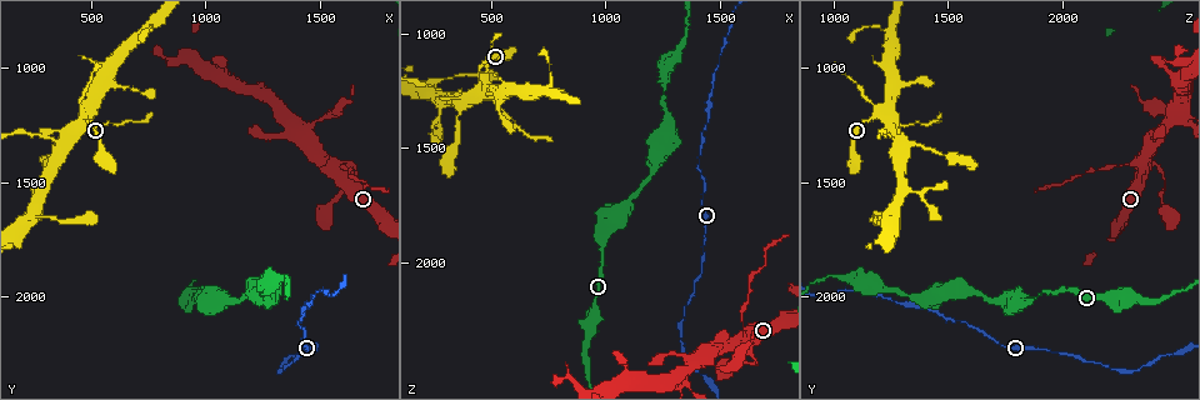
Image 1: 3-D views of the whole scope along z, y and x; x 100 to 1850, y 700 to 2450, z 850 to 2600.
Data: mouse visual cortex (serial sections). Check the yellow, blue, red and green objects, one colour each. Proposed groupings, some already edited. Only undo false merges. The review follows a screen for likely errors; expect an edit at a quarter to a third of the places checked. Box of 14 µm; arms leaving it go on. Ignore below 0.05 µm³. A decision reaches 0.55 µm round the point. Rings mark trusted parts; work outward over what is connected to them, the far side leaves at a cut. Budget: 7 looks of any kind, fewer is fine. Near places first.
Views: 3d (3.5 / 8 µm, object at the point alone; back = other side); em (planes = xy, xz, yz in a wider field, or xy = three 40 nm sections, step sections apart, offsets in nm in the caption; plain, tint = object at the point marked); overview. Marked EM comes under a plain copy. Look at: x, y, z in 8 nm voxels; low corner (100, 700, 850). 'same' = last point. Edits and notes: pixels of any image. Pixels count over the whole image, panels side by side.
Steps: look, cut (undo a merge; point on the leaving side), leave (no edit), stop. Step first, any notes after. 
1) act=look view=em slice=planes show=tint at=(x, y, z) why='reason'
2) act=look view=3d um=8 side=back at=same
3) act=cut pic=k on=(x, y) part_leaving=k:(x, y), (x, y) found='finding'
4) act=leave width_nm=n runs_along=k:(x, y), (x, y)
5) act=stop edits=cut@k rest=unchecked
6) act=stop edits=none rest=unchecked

act=look view=3d um=3.5 at=(1590, 1460, 2360) why='four arms meet'

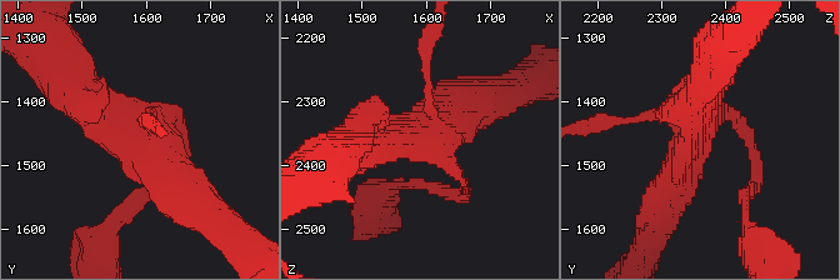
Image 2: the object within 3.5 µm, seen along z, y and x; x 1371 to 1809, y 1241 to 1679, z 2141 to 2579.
act=look view=em slice=xy step=5 show=tint at=(1595, 1460, 2355) arms=4 arm_widths_nm=150,200,350,450 why='shape alone is not enough'

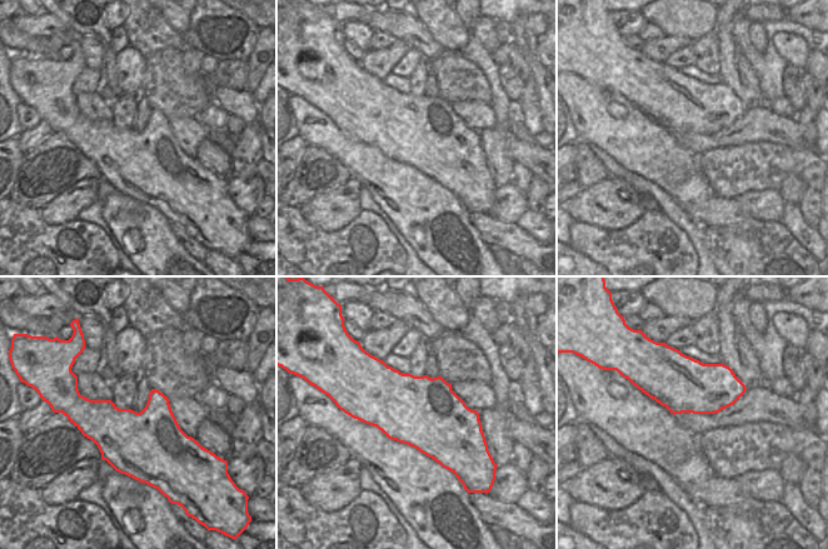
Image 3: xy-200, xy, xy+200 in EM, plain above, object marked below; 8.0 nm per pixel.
act=cut pic=2 on=(425, 66) part_leaving=2:(431, 113), (424, 64), (431, 33) found='two cells meet here'

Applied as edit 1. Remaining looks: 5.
act=look view=overview why='see it whole again'

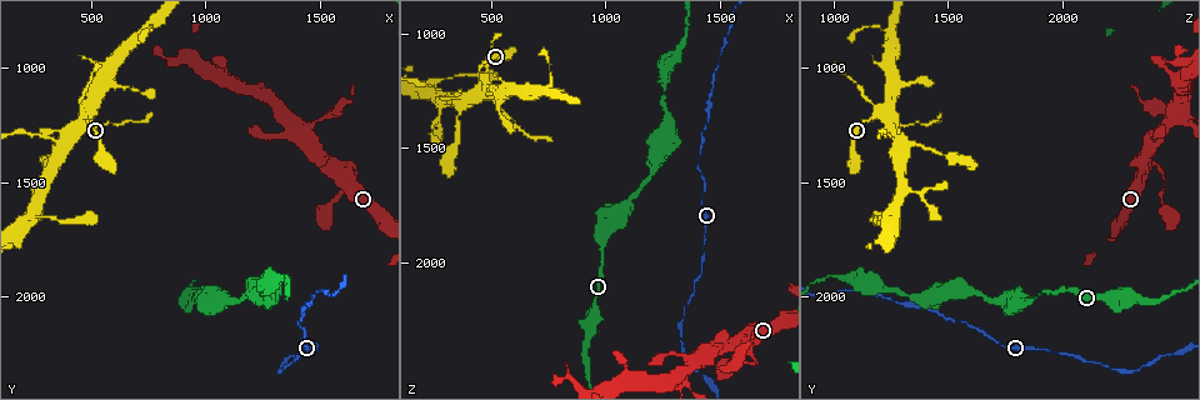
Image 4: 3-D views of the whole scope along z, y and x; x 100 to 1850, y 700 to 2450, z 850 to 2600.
act=look view=3d um=8 side=back at=(1350, 1210, 2480) why='a narrow waist'

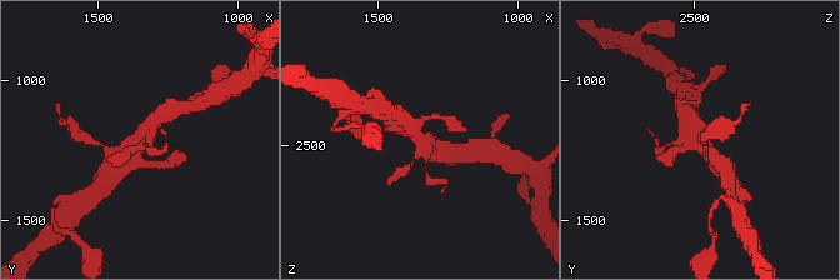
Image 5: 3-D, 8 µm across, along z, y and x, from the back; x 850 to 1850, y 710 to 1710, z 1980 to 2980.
act=look view=em slice=xy step=1 show=tint at=(1360, 1220, 2480)

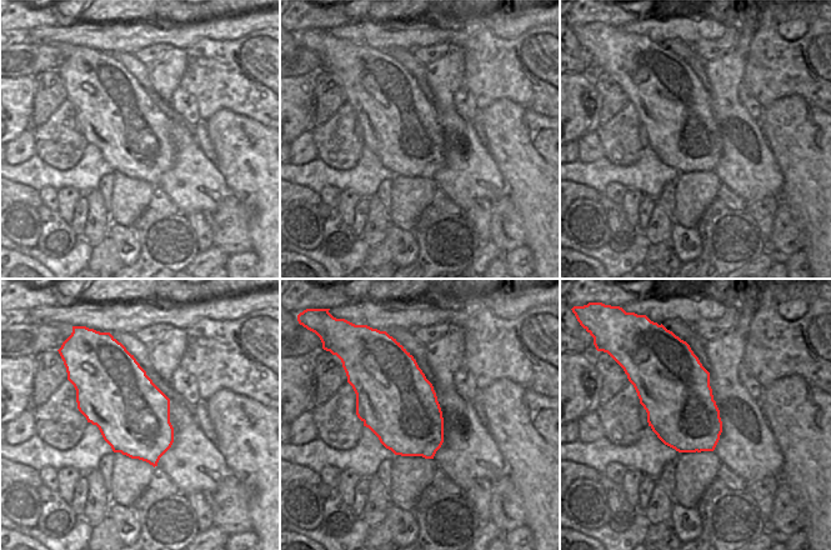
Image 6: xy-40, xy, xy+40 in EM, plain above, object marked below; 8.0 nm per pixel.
act=leave arm_widths_nm=150,150,500,500 runs_along=5:(118, 165), (131, 153), (159, 115) found='one cell here'

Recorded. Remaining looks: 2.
act=look view=3d um=3.5 at=(370, 1330, 1310) why='four or more arms meet'

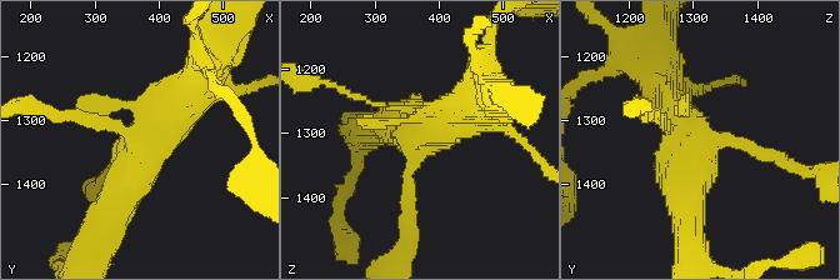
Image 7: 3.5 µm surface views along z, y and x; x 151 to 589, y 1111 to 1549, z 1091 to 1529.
act=look view=em slice=xy step=1 show=tint at=(365, 1335, 1325)

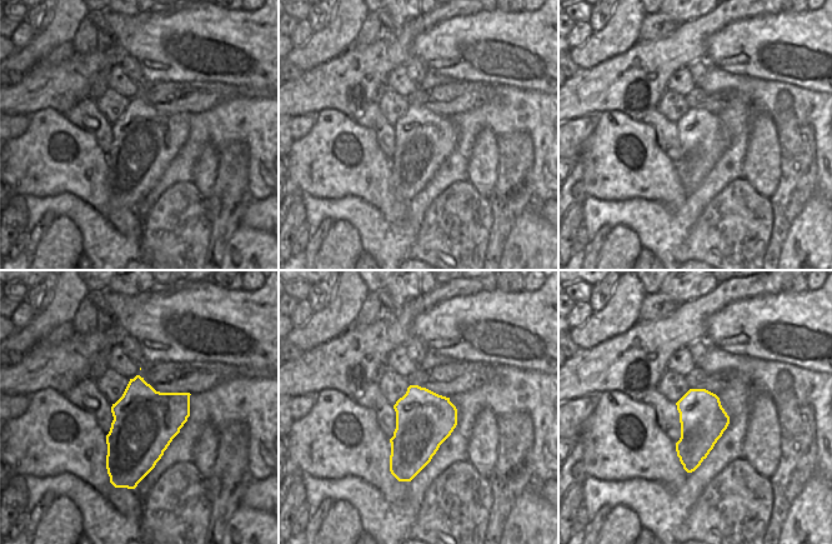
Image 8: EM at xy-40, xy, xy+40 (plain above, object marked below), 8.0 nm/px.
act=leave runs_along=7:(191, 84), (145, 145), (106, 218) found='one cell here'

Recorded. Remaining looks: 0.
act=stop edits=cut@2 rest=unchecked

